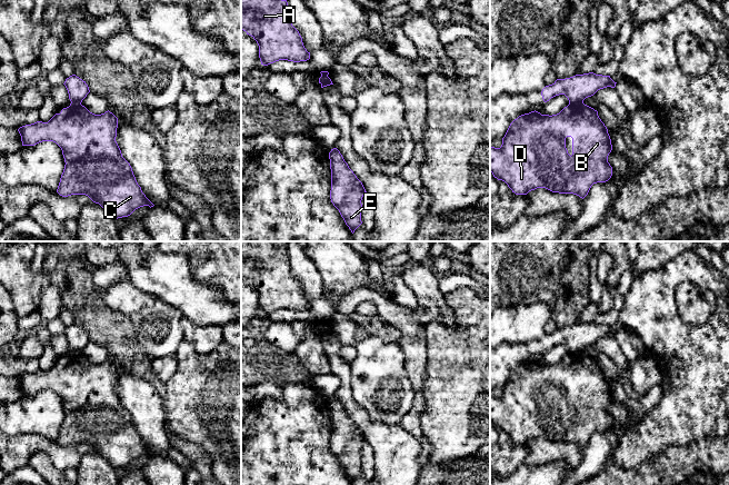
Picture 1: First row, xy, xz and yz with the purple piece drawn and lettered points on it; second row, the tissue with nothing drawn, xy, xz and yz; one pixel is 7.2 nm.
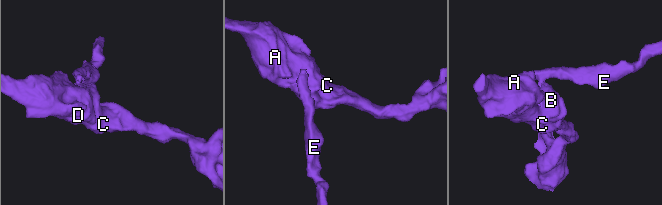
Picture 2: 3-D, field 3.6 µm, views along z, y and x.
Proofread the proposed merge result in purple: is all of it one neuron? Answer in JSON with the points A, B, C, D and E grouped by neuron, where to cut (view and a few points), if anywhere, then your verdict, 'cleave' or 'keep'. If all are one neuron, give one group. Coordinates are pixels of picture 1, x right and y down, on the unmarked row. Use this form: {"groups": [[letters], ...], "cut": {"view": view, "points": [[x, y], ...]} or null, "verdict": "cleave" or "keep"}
{"groups": [["A", "B", "C", "D"], ["E"]], "cut": {"view": "yz", "points": [[582, 350], [569, 353]]}, "verdict": "cleave"}

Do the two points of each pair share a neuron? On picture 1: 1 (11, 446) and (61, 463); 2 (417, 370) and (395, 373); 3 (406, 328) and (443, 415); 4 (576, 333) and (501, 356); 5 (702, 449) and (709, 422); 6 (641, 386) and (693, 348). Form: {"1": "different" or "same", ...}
{"1": "same", "2": "different", "3": "different", "4": "same", "5": "different", "6": "different"}

